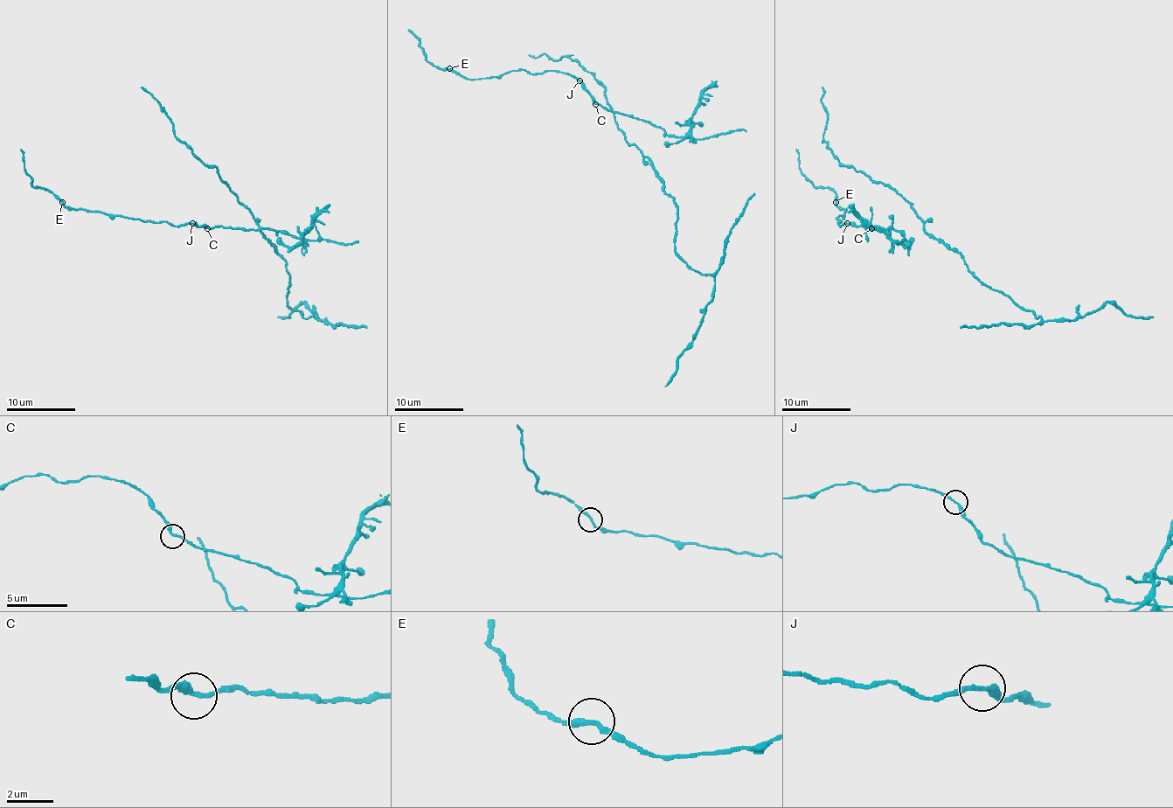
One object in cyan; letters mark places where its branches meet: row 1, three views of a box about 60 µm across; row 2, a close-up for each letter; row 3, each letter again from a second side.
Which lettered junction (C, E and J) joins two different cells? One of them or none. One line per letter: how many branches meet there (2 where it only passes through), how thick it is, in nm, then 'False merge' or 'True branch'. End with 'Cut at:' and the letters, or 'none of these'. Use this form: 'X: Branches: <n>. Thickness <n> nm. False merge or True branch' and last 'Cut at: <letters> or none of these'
C: Branches: 2. Thickness 200 nm. True branch
E: Branches: 2. Thickness 200 nm. True branch
J: Branches: 2. Thickness 200 nm. True branch
Cut at: none of these

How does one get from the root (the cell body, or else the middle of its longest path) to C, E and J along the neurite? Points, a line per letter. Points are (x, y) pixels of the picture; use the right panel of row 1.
C: (904, 237), (902, 232), (893, 228), (871, 228)
E: (904, 237), (902, 232), (893, 228), (849, 223), (840, 226), (836, 218), (845, 209), (835, 203)
J: (904, 237), (902, 232), (893, 228), (884, 230), (847, 223)

